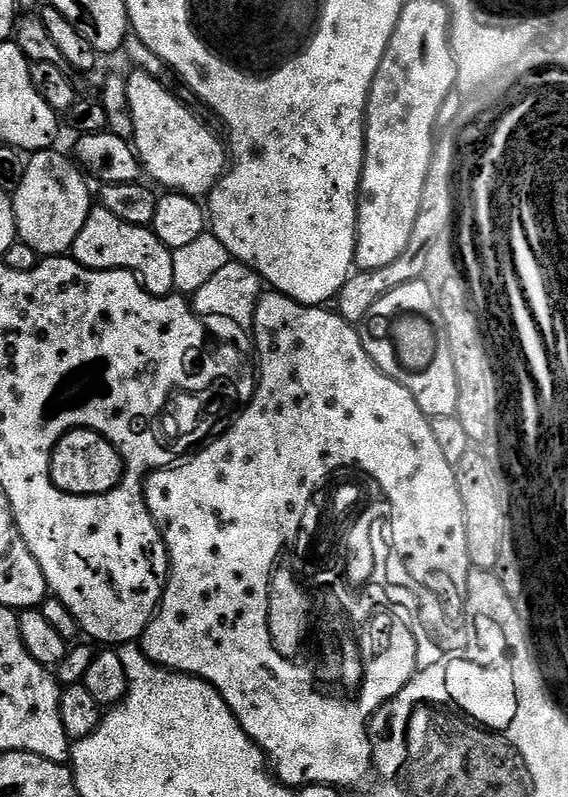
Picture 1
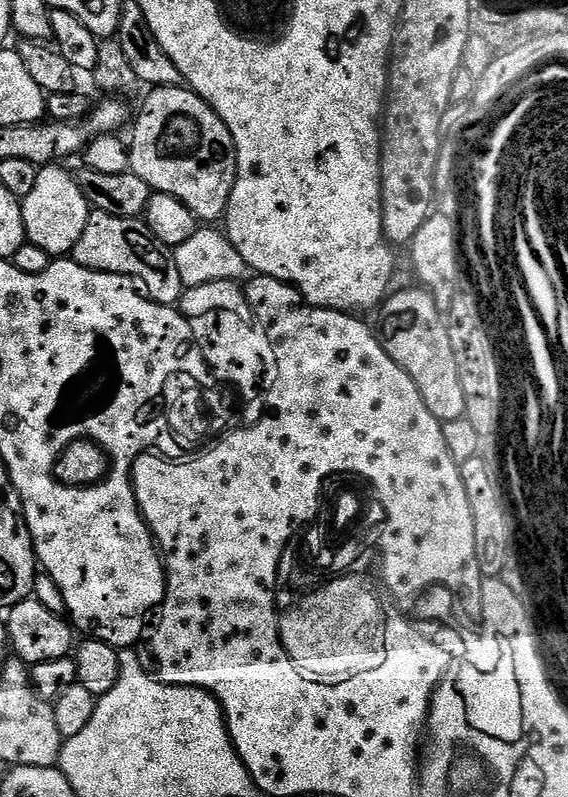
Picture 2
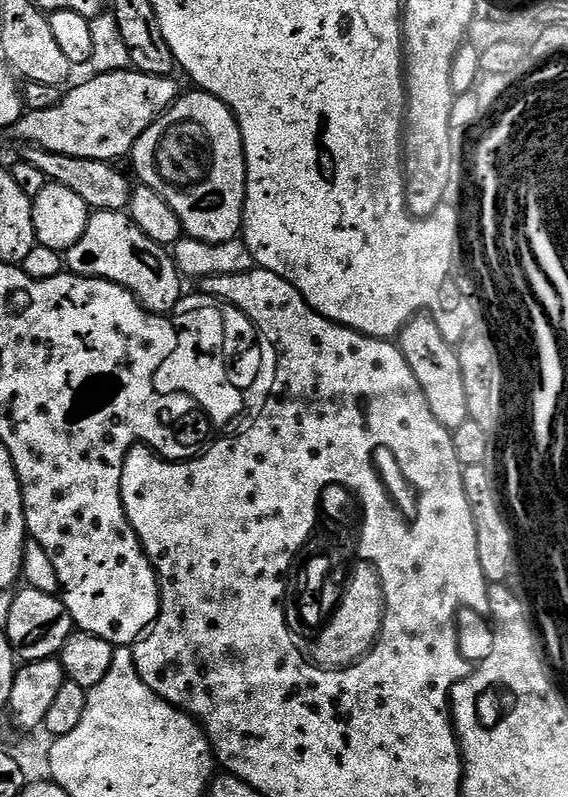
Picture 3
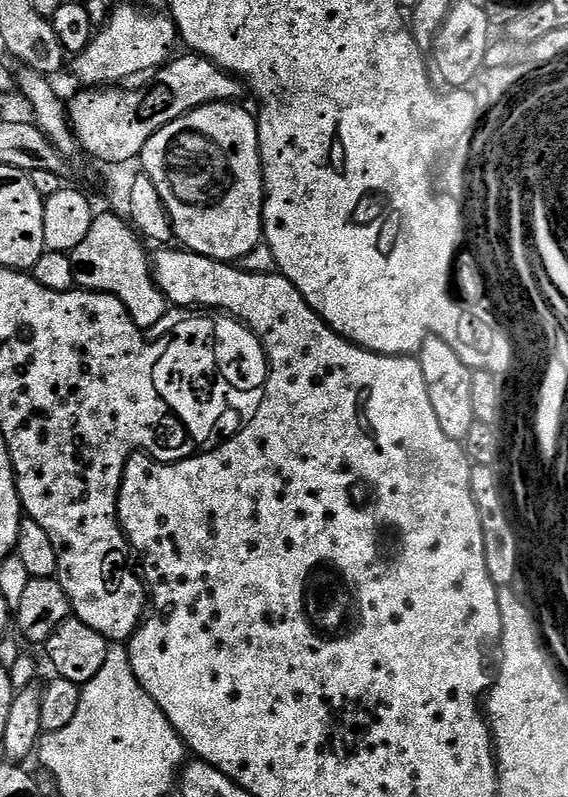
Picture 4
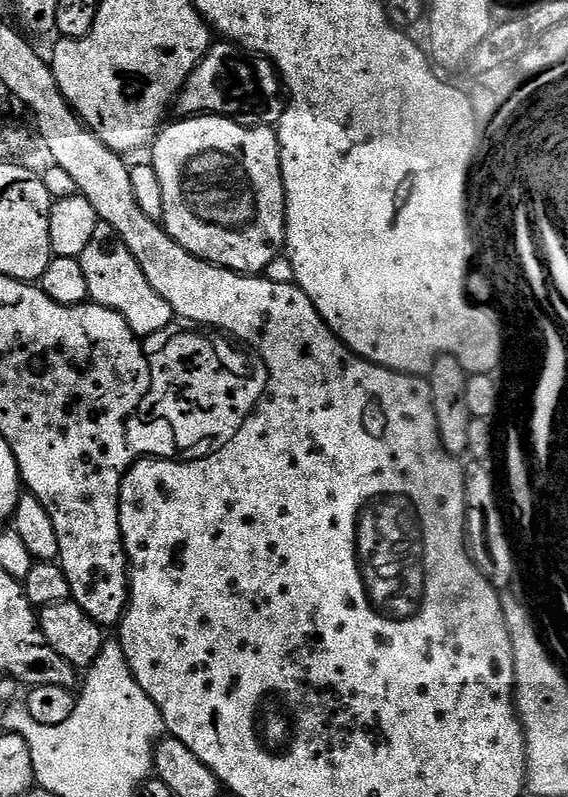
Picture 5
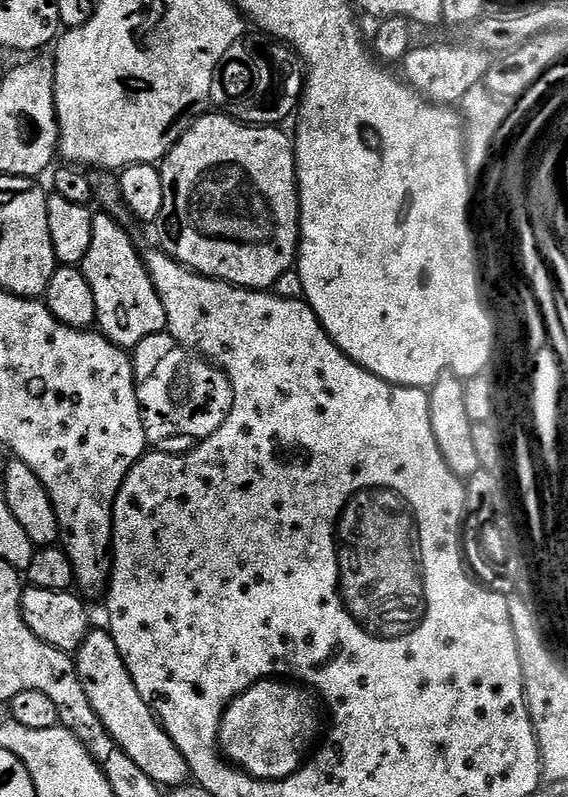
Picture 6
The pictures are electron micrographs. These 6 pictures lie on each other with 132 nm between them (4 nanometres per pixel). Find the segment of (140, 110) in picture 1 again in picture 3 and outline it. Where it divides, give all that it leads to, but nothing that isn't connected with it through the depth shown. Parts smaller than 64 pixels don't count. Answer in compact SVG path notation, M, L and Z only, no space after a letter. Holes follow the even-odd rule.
M191 90L177 98L138 138L130 153L140 184L158 190L178 214L185 233L202 242L230 242L241 235L246 202L246 154L238 122L231 110L208 92Z

